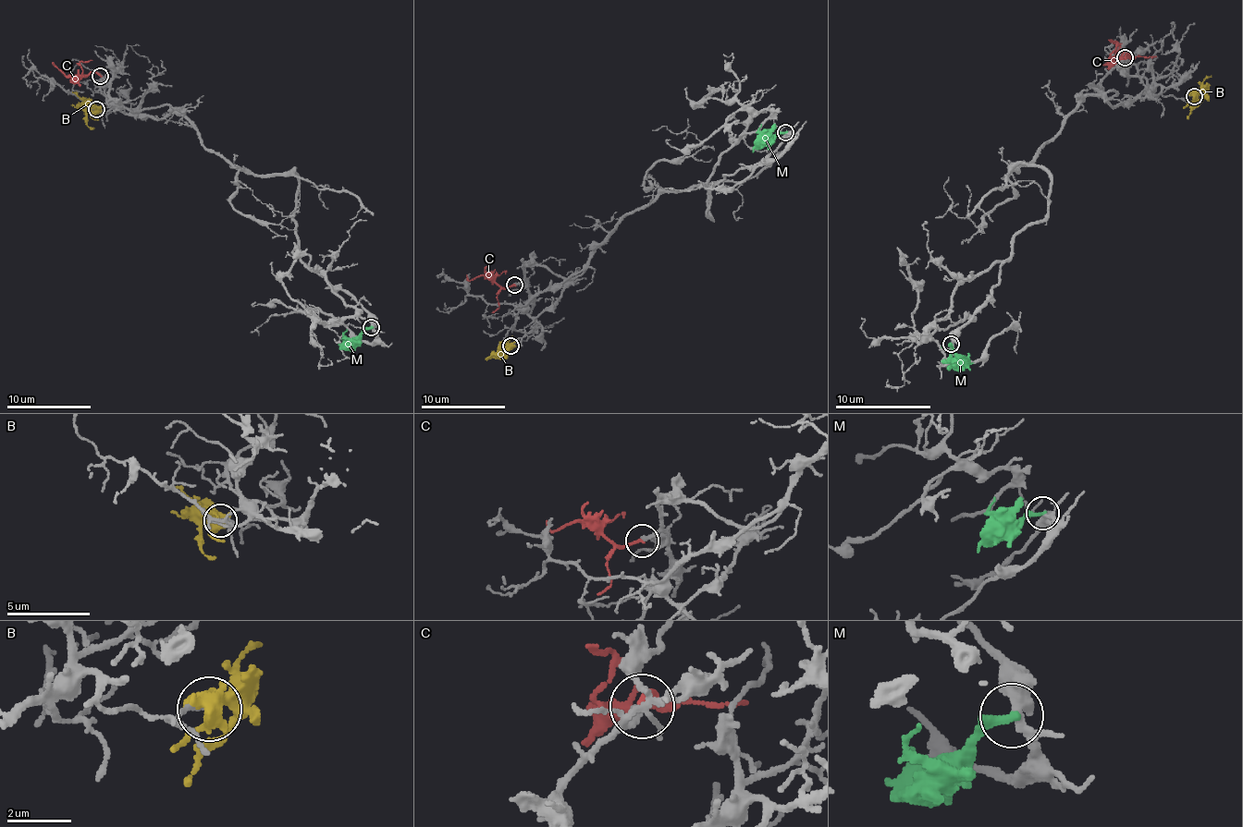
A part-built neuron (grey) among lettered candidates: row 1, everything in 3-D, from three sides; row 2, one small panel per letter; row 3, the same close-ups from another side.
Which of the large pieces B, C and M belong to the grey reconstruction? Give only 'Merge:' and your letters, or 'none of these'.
Merge: C

